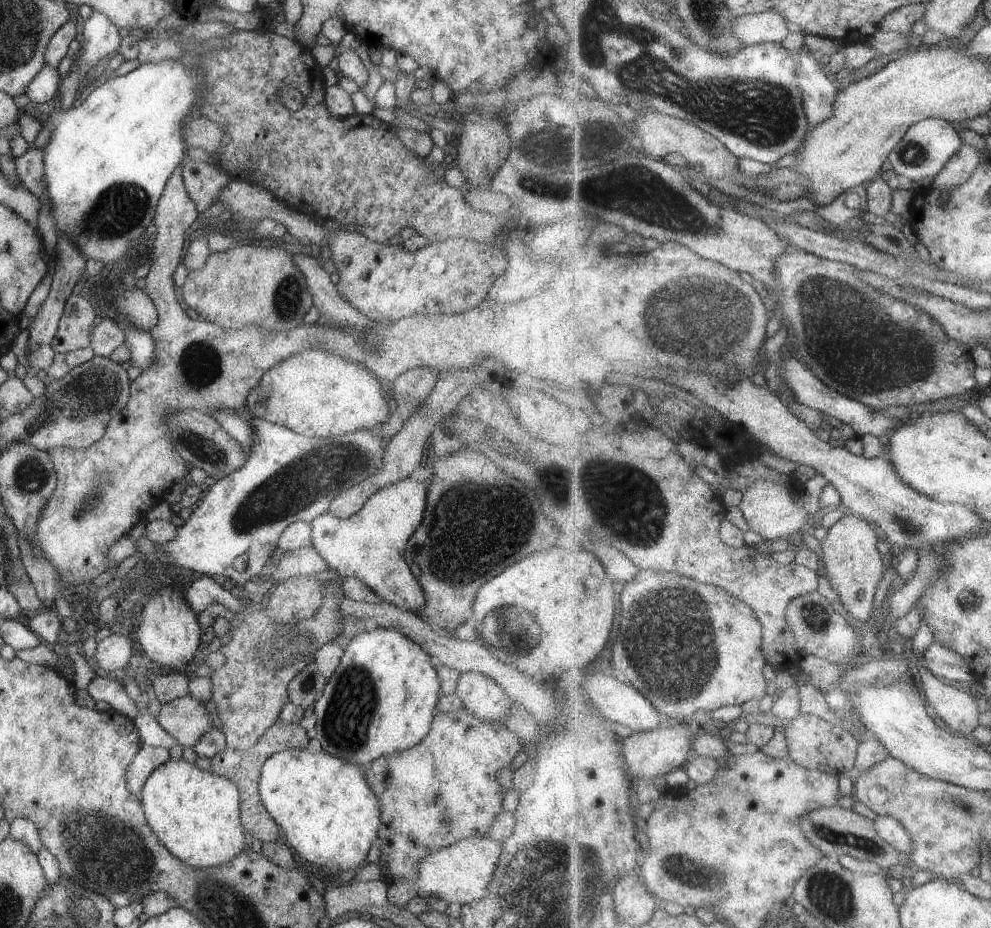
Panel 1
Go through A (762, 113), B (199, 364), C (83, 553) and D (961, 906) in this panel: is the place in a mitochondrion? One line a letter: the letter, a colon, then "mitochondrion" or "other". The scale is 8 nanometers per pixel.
A: mitochondrion
B: mitochondrion
C: other
D: other

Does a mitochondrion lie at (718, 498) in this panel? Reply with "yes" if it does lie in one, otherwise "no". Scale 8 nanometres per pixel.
no

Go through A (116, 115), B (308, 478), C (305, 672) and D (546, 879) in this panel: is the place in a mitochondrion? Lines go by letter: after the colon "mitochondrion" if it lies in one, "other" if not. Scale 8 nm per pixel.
A: other
B: mitochondrion
C: mitochondrion
D: mitochondrion

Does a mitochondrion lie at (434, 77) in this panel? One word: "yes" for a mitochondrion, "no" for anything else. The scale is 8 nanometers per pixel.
no

